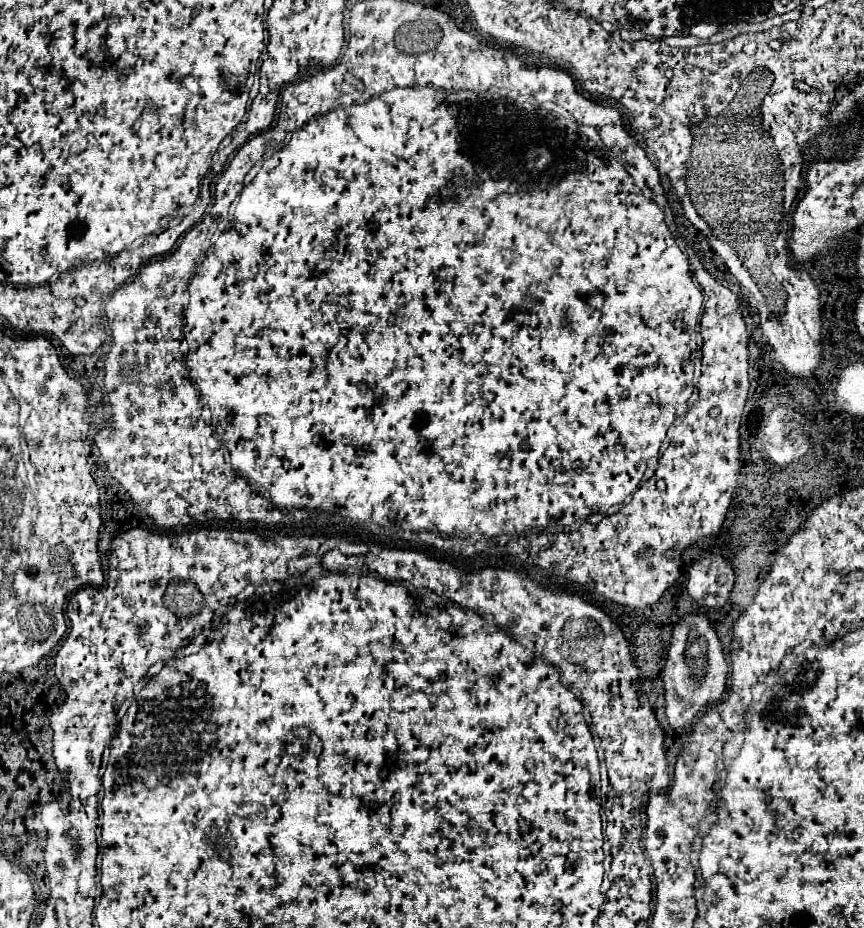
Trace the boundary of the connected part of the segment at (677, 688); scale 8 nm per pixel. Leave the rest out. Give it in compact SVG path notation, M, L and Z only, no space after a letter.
M683 616L681 622L673 628L671 648L663 674L667 720L675 732L681 732L685 726L691 726L697 714L703 712L707 706L721 702L723 692L727 688L727 662L721 642L705 616Z

